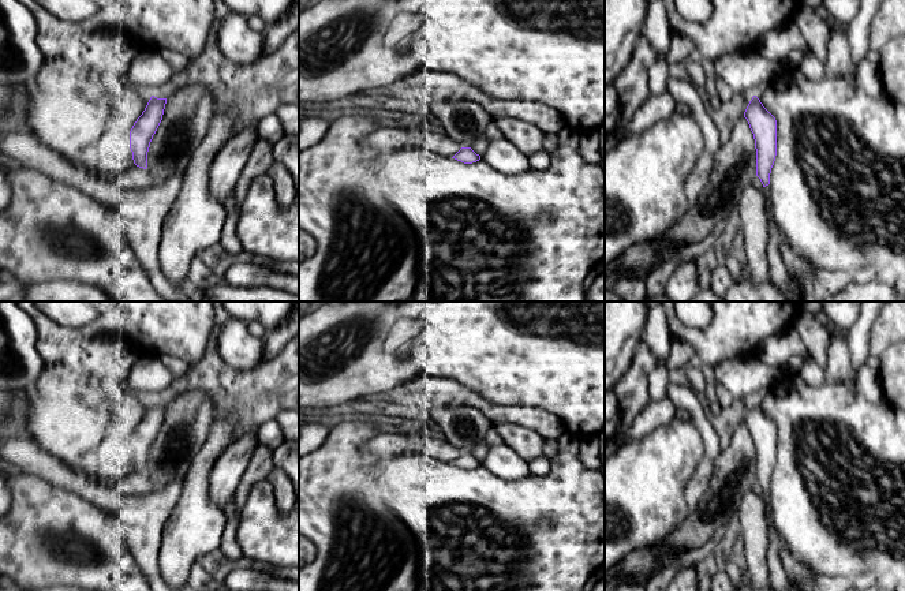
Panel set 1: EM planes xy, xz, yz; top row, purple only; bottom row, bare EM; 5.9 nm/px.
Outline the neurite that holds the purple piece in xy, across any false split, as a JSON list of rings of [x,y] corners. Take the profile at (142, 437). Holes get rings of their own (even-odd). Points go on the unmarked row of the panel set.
[[[150,403],[145,416],[134,429],[130,437],[130,455],[134,470],[139,474],[147,474],[147,457],[153,441],[156,439],[164,420],[167,404]]]

